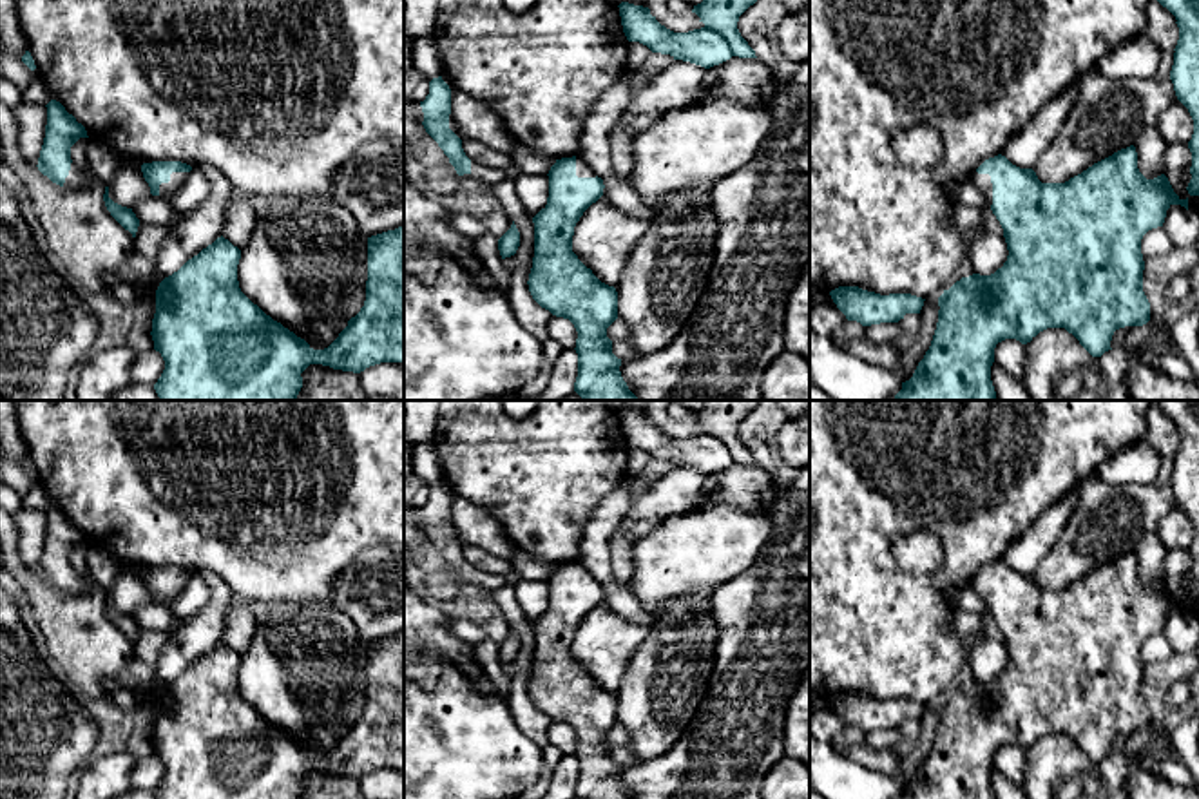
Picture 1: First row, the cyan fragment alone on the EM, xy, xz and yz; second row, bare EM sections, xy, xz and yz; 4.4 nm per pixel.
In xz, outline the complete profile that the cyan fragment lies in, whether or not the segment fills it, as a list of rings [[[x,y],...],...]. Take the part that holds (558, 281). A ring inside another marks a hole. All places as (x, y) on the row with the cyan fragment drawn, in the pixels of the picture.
[[[576,156],[556,159],[549,170],[547,205],[532,217],[534,257],[529,274],[532,299],[556,317],[569,319],[576,332],[578,377],[574,391],[583,400],[639,400],[621,377],[621,359],[612,353],[607,328],[618,319],[618,292],[601,283],[572,252],[574,226],[583,212],[603,196],[603,179]]]

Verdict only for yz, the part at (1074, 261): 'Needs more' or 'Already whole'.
Needs more

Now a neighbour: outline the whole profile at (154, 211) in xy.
[[[149,196],[136,201],[132,212],[139,223],[156,225],[167,230],[170,226],[174,208],[159,196]]]

